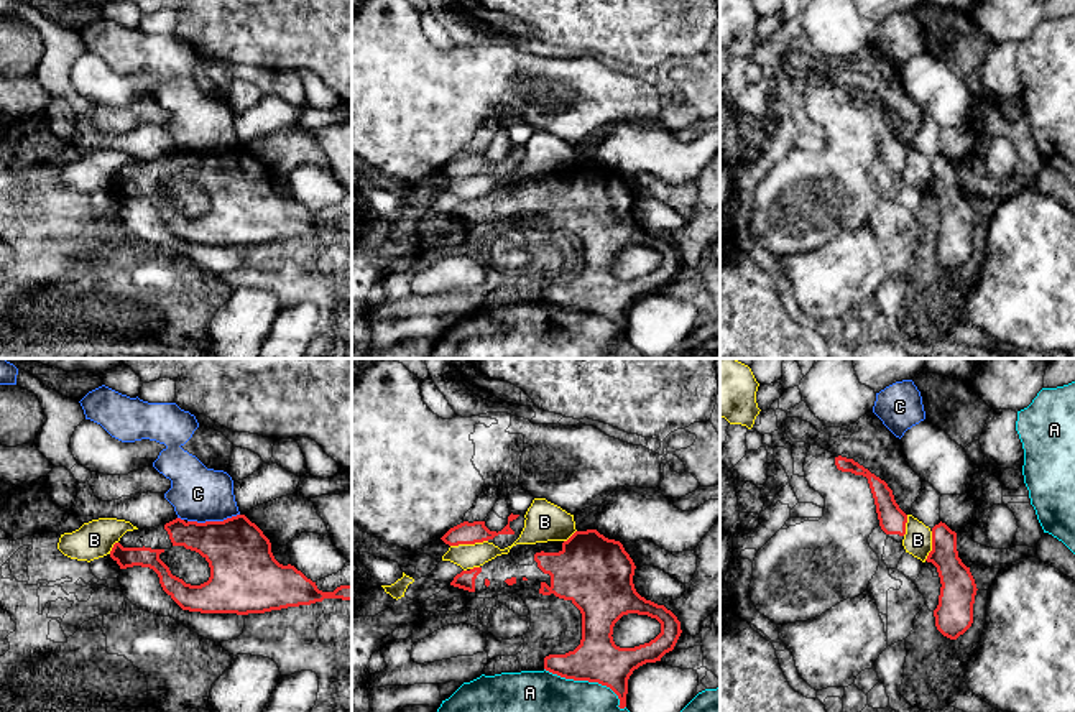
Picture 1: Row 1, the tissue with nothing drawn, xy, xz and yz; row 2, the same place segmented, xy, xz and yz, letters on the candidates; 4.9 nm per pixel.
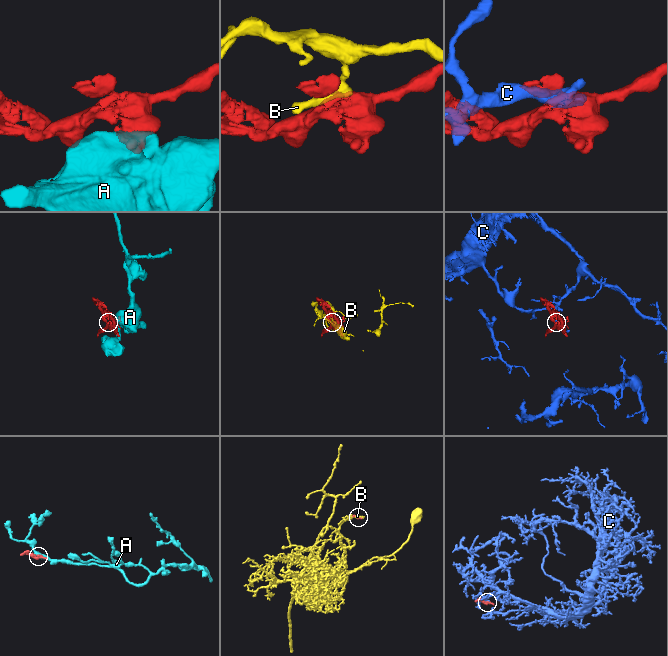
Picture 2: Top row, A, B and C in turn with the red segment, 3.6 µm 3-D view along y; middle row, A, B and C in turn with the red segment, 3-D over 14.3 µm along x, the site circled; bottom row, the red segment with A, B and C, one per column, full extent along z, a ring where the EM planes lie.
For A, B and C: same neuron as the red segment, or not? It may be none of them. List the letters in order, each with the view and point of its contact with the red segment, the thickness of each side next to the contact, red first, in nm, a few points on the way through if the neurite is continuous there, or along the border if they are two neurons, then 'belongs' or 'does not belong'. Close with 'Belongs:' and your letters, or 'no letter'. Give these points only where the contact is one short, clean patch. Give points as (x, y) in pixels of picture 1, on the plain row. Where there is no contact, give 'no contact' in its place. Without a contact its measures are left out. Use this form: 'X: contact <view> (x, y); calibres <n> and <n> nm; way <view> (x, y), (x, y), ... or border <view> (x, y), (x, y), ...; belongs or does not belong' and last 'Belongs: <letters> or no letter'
A: contact xz (589, 313); calibres 220 and 460 nm; does not belong
B: contact xz (469, 175); calibres 110 and 120 nm; does not belong
C: contact xy (212, 153); calibres 320 and 280 nm; border xy (239, 145), (222, 152), (188, 153); does not belong
Belongs: no letter

